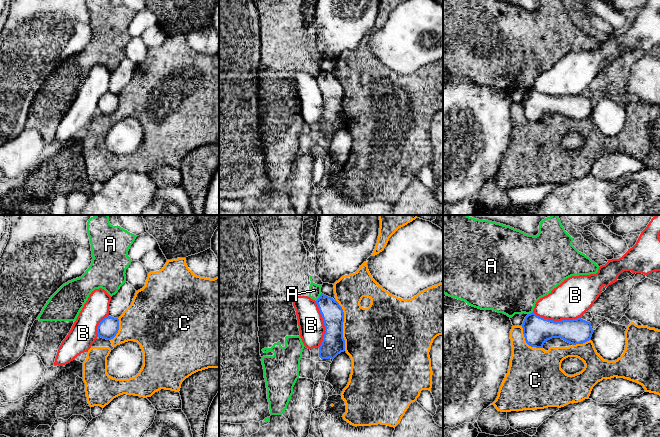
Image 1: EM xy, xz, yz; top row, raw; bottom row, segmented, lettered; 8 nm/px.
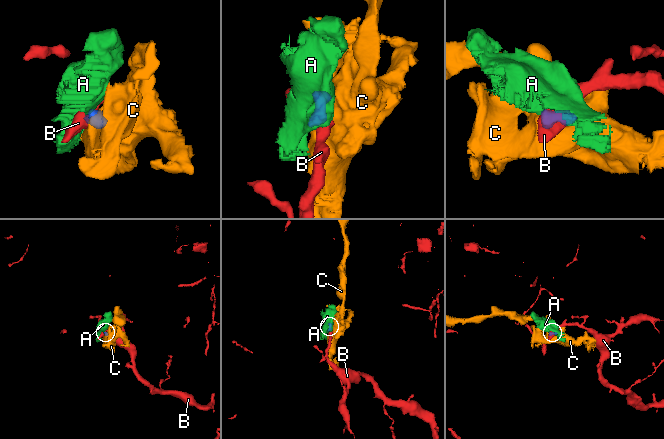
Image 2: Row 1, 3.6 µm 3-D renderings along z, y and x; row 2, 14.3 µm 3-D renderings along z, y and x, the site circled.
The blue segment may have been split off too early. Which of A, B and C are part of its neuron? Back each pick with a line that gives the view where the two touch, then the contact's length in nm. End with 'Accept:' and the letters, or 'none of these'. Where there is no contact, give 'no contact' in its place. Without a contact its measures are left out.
Accept: none of these

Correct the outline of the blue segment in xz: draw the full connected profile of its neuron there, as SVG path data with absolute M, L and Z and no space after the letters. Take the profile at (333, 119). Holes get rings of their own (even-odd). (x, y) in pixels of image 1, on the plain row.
M324 70L320 71L316 79L325 102L323 117L319 123L319 133L321 135L334 135L338 130L345 127L344 88L337 77Z

